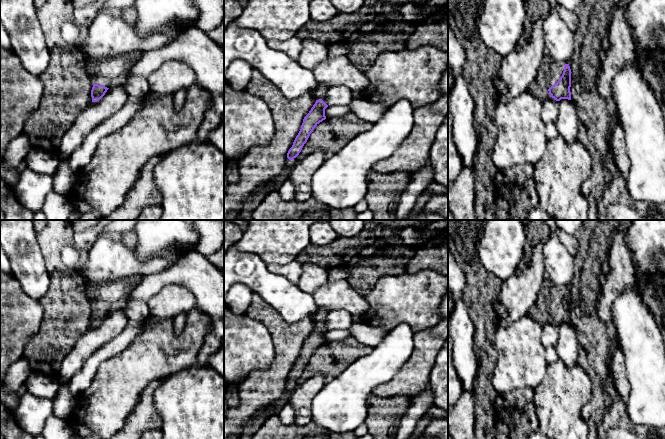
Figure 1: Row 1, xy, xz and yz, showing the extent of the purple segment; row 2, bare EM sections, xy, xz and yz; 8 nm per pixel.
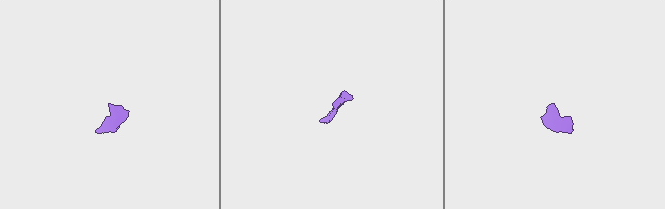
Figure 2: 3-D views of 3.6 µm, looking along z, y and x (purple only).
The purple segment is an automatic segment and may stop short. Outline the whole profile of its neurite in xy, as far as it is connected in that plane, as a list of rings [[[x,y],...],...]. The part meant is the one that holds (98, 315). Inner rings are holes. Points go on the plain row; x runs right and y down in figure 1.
[[[134,275],[91,285],[89,290],[94,307],[91,314],[92,326],[99,325],[109,312],[125,308],[128,298],[142,278],[140,275]]]

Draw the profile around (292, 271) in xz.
[[[295,260],[285,266],[268,265],[268,270],[272,273],[287,278],[290,282],[297,285],[303,272],[303,264]]]

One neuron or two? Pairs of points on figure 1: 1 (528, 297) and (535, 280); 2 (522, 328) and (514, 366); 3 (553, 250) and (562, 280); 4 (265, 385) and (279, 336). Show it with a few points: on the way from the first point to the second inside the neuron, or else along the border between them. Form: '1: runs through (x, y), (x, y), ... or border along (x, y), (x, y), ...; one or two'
1: runs through (528, 293), (528, 287), (531, 284); one
2: runs through (522, 337), (520, 357); one
3: runs through (556, 257), (561, 273); one
4: runs through (277, 373), (281, 367), (281, 348); one

